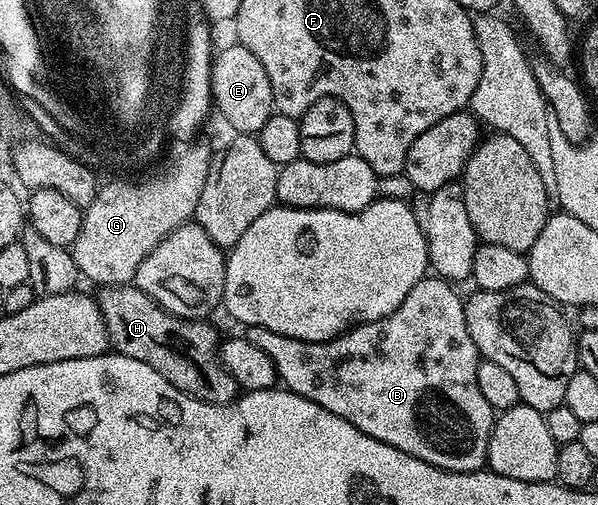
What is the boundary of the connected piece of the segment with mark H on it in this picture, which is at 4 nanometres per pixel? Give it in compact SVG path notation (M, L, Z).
M109 286L104 289L102 296L96 297L98 307L103 314L103 322L107 326L107 334L112 351L119 356L135 358L139 362L147 362L151 370L159 370L171 386L188 396L194 396L208 404L229 404L236 400L239 389L235 378L221 364L219 355L219 335L205 320L180 320L175 314L161 308L150 296L143 294L143 290L132 286Z

